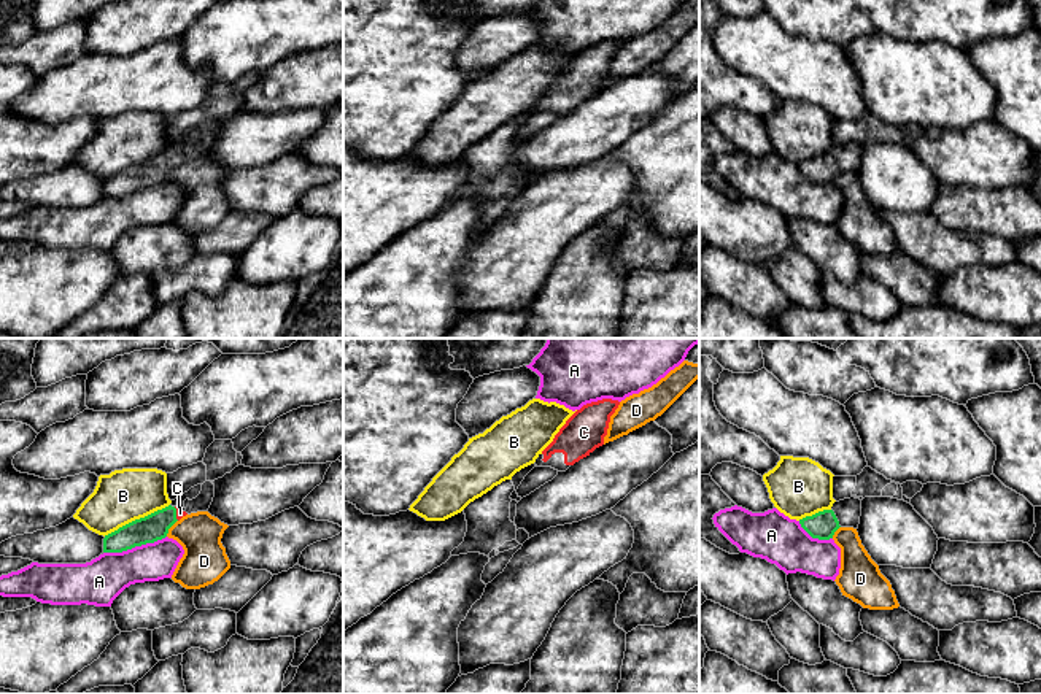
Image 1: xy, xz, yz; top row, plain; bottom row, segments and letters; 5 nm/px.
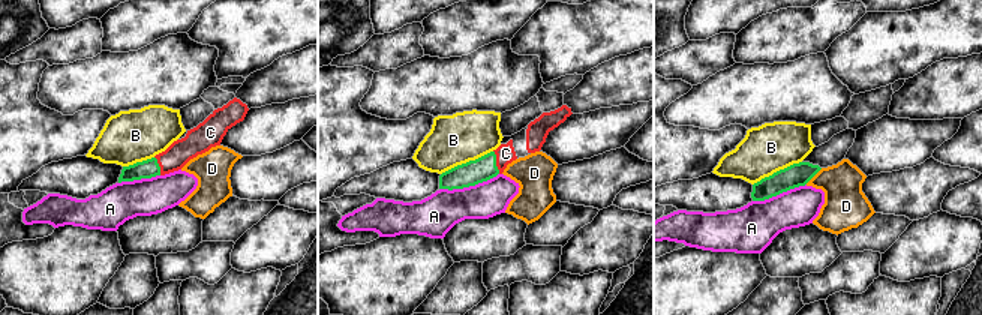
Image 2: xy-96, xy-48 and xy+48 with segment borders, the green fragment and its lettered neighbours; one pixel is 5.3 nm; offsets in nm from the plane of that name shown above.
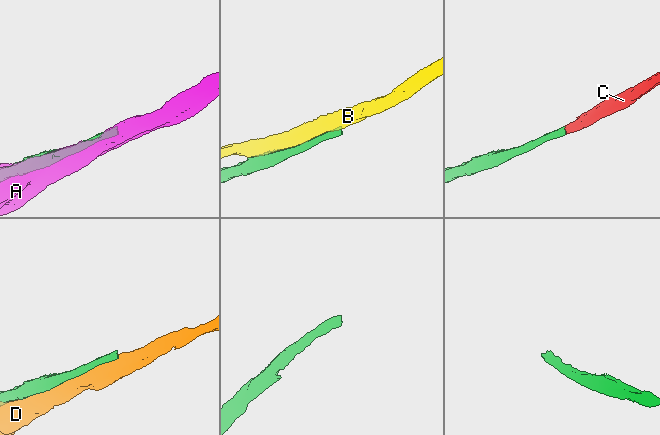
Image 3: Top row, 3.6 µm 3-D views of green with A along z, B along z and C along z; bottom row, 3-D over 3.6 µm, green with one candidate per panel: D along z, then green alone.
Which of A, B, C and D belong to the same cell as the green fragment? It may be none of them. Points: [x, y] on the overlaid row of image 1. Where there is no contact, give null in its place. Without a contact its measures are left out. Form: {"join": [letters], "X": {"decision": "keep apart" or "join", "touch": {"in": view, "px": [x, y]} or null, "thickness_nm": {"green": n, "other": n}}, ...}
{"join": ["C"], "A": {"decision": "keep apart", "touch": {"in": "xy", "px": [134, 547]}, "thickness_nm": {"green": 140, "other": 220}}, "B": {"decision": "keep apart", "touch": {"in": "xy", "px": [135, 520]}, "thickness_nm": {"green": 140, "other": 260}}, "C": {"decision": "join", "touch": {"in": "xy", "px": [175, 513]}, "thickness_nm": {"green": 140, "other": 40}}, "D": {"decision": "keep apart", "touch": {"in": "xy", "px": [170, 526]}, "thickness_nm": {"green": 140, "other": 220}}}

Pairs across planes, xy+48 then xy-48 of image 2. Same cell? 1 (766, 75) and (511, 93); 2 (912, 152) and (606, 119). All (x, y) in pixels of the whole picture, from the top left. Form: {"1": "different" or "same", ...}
{"1": "same", "2": "same"}

